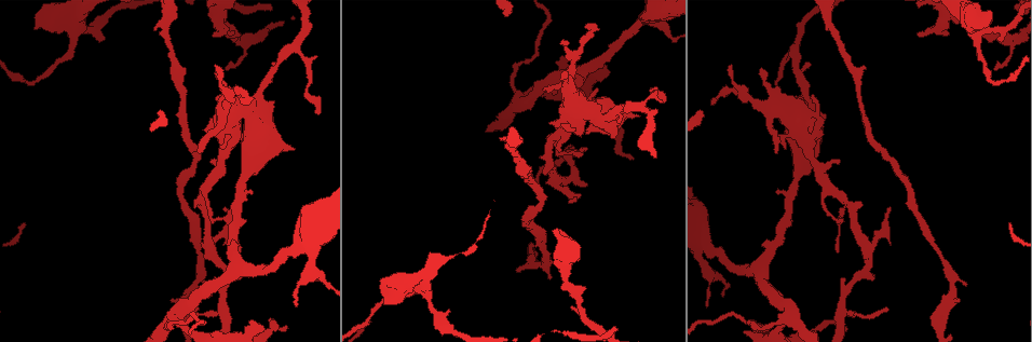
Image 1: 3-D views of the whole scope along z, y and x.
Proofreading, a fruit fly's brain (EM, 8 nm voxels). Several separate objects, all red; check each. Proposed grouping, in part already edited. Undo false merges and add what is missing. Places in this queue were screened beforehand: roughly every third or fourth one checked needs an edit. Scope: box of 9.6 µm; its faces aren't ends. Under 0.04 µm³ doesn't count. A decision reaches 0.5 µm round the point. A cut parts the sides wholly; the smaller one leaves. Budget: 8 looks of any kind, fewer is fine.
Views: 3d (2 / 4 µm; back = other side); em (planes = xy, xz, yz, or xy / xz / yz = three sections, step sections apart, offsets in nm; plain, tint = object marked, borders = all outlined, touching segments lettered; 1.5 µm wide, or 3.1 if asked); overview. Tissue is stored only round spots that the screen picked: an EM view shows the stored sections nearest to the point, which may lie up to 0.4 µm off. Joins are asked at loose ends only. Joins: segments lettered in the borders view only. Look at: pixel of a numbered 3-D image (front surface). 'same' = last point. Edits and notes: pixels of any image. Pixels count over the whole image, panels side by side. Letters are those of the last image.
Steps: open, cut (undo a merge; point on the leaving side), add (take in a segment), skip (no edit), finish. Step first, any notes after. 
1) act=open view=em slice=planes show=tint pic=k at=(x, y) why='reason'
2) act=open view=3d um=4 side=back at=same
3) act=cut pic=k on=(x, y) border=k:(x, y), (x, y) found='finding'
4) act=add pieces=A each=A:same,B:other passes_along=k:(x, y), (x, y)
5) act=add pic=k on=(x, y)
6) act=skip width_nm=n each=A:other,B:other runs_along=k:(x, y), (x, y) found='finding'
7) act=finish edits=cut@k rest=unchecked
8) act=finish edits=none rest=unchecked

act=open view=em slice=xy step=8 show=tint pic=1 at=(172, 302) why='free end'

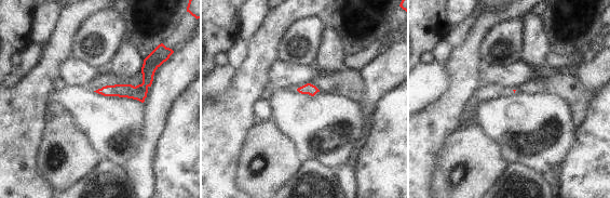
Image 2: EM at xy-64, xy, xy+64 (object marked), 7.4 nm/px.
act=open view=em slice=planes show=borders at=same why='cut it another way'

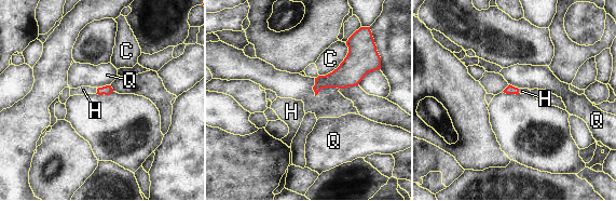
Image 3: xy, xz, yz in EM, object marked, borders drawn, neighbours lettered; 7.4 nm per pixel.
act=add pieces=H longest_contact=C:320nm each=C:other,H:same,Q:other passes_along=3:(107, 90), (97, 91), (83, 90) found='the neuron continues'

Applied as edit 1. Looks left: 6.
act=open view=overview

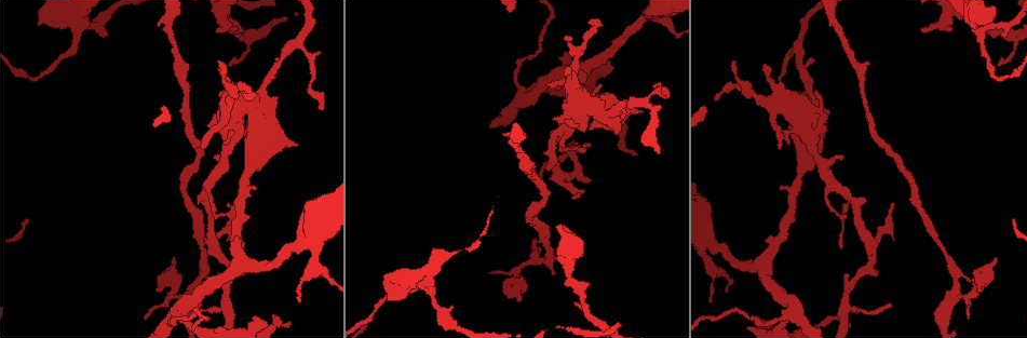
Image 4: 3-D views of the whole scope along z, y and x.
act=open view=3d um=4 side=back pic=4 at=(637, 154) why='branch stops here'

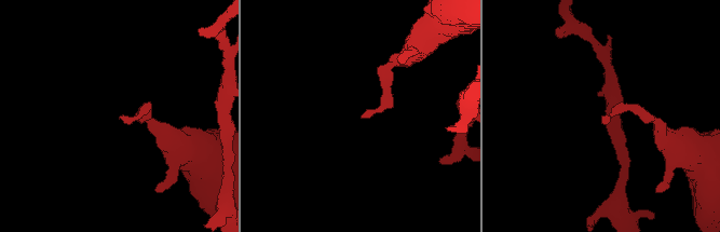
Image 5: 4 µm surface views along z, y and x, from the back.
act=open view=em slice=planes show=borders pic=5 at=(601, 116) why='now the EM'

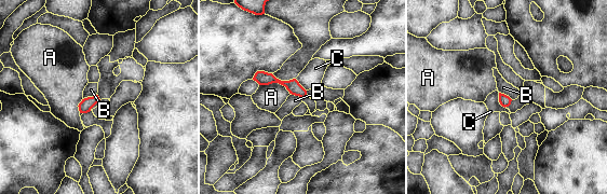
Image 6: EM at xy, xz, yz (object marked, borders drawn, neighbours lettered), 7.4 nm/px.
act=skip longest_contact=A:240nm each=A:other,B:other,C:other found='none of them fits'

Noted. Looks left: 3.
act=open view=3d um=2 pic=4 at=(200, 303) why='branch stops here'

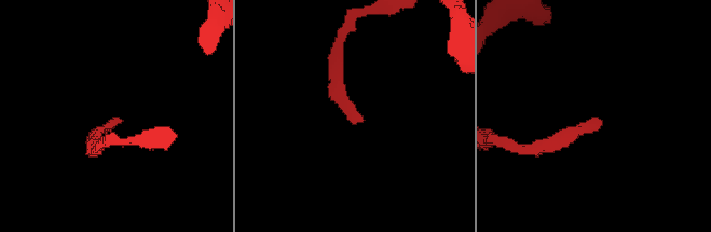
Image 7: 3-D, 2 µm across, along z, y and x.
act=open view=em slice=planes show=borders pic=7 at=(358, 121)

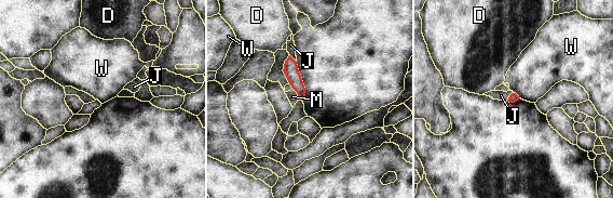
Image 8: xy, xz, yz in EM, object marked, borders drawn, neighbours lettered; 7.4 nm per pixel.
act=skip longest_contact=M:90nm each=D:other,J:other,M:other,W:other border=8:(514, 92), (519, 97) found='no lettered segment goes on from it'

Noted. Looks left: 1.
act=finish edits=add@3 rest=unchecked

